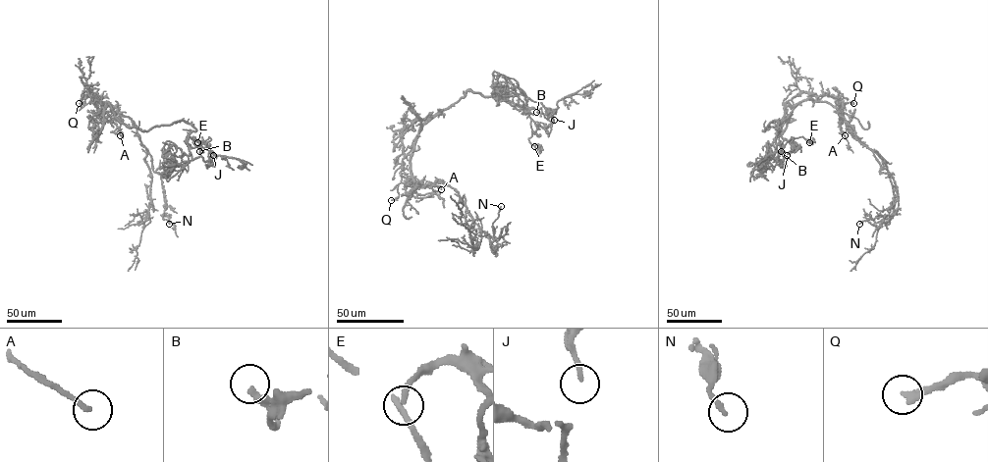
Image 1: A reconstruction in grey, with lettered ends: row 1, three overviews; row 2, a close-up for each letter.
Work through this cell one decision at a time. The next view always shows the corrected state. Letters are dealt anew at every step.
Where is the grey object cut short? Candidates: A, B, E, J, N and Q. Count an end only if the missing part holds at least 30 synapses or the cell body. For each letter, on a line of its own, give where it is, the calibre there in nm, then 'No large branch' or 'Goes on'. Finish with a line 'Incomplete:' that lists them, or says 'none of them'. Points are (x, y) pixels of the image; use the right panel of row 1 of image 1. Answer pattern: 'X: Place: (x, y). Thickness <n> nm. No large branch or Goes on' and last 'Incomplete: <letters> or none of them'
A: Place: (845, 135). Thickness 190 nm. No large branch
B: Place: (781, 151). Thickness 300 nm. No large branch
E: Place: (809, 142). Thickness 180 nm. No large branch
J: Place: (787, 155). Thickness 190 nm. No large branch
N: Place: (859, 224). Thickness 150 nm. No large branch
Q: Place: (853, 103). Thickness 260 nm. No large branch
Incomplete: none of them

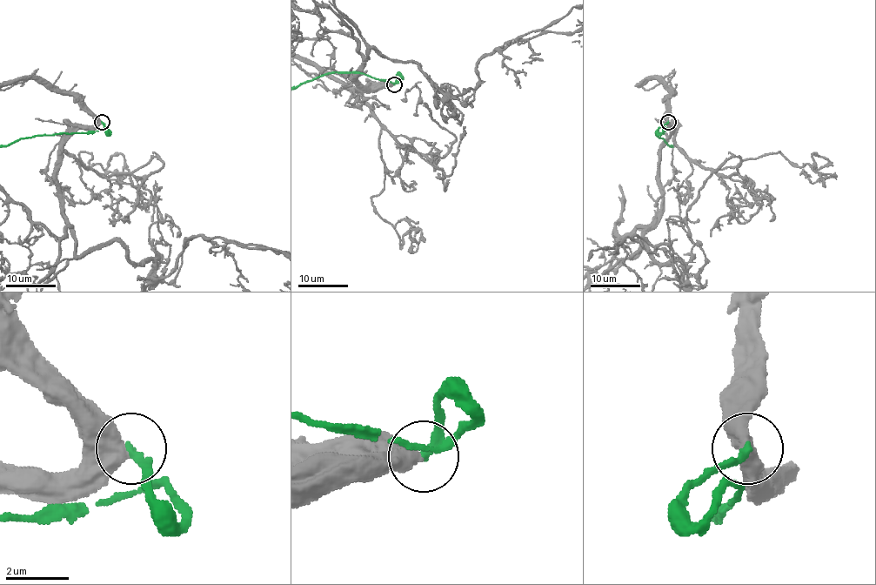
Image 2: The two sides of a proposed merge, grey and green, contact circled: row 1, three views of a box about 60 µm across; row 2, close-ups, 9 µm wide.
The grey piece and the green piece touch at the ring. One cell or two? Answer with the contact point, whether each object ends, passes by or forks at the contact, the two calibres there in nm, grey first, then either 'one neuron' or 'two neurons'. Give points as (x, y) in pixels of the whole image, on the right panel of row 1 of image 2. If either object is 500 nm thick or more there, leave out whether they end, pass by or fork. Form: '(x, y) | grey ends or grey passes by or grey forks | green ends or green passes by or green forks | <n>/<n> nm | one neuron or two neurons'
(668, 122) | 650/260 nm | two neurons

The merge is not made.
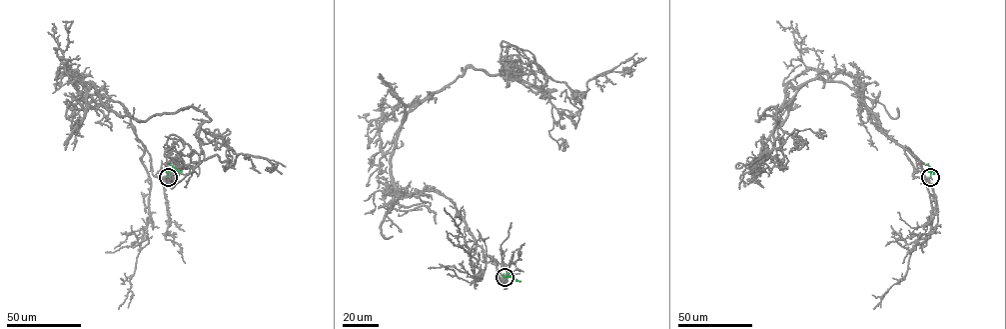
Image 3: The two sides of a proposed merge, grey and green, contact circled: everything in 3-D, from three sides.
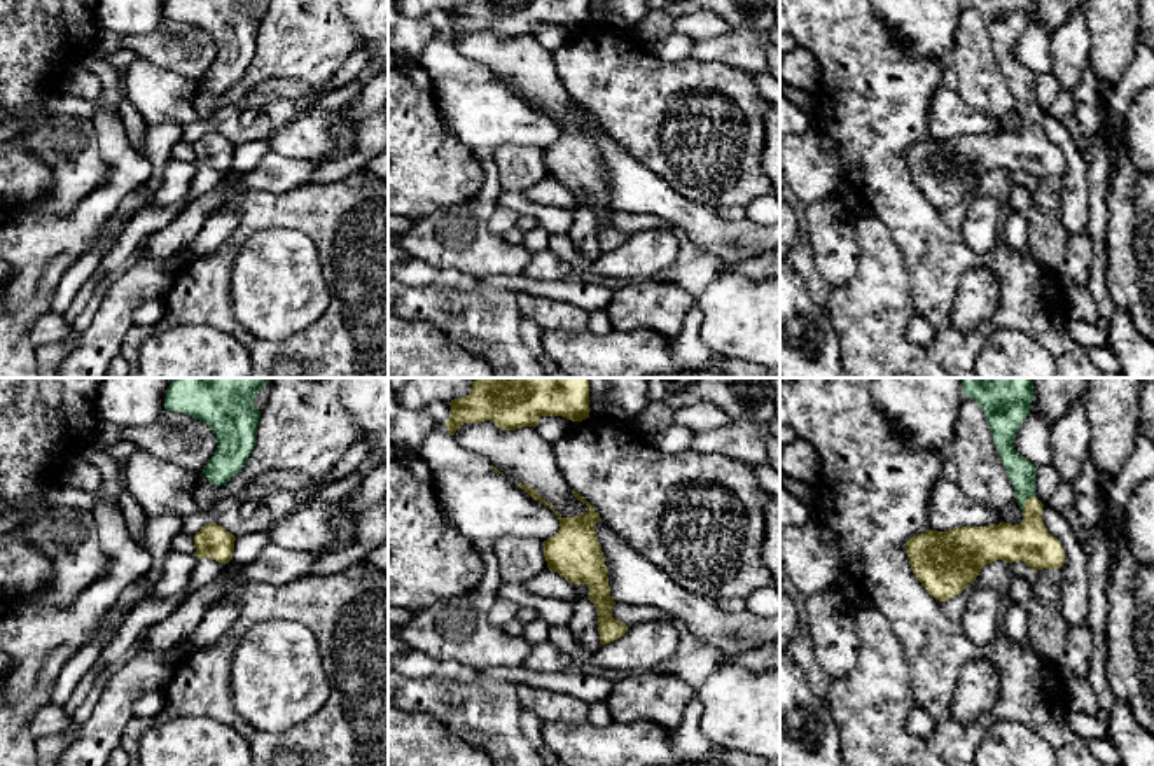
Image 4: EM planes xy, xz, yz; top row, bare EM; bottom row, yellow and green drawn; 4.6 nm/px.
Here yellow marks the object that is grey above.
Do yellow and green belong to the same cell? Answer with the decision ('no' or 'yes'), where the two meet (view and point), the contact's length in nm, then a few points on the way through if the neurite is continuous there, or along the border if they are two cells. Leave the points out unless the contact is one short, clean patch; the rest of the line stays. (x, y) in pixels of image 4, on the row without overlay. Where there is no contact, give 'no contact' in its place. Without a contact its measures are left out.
yes; meets yellow in yz at (1025, 111); contact 90 nm long; runs through yz (1030, 151), (1025, 111), (1021, 81)

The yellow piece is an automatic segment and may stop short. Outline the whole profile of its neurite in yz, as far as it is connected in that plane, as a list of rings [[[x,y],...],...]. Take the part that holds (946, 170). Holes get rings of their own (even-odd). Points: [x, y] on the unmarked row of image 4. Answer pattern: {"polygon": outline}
{"polygon": [[[963,0],[984,19],[1000,70],[1016,96],[1023,119],[1019,133],[1000,129],[988,135],[928,138],[906,150],[906,163],[916,187],[939,210],[960,203],[984,173],[1002,168],[1025,170],[1032,180],[1061,177],[1065,159],[1044,129],[1044,112],[1035,105],[1037,75],[1014,58],[1018,37],[1032,17],[1033,0]]]}

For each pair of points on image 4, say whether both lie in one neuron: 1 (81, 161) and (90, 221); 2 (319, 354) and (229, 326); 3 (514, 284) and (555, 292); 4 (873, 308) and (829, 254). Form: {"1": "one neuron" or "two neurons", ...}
{"1": "two neurons", "2": "one neuron", "3": "one neuron", "4": "two neurons"}

